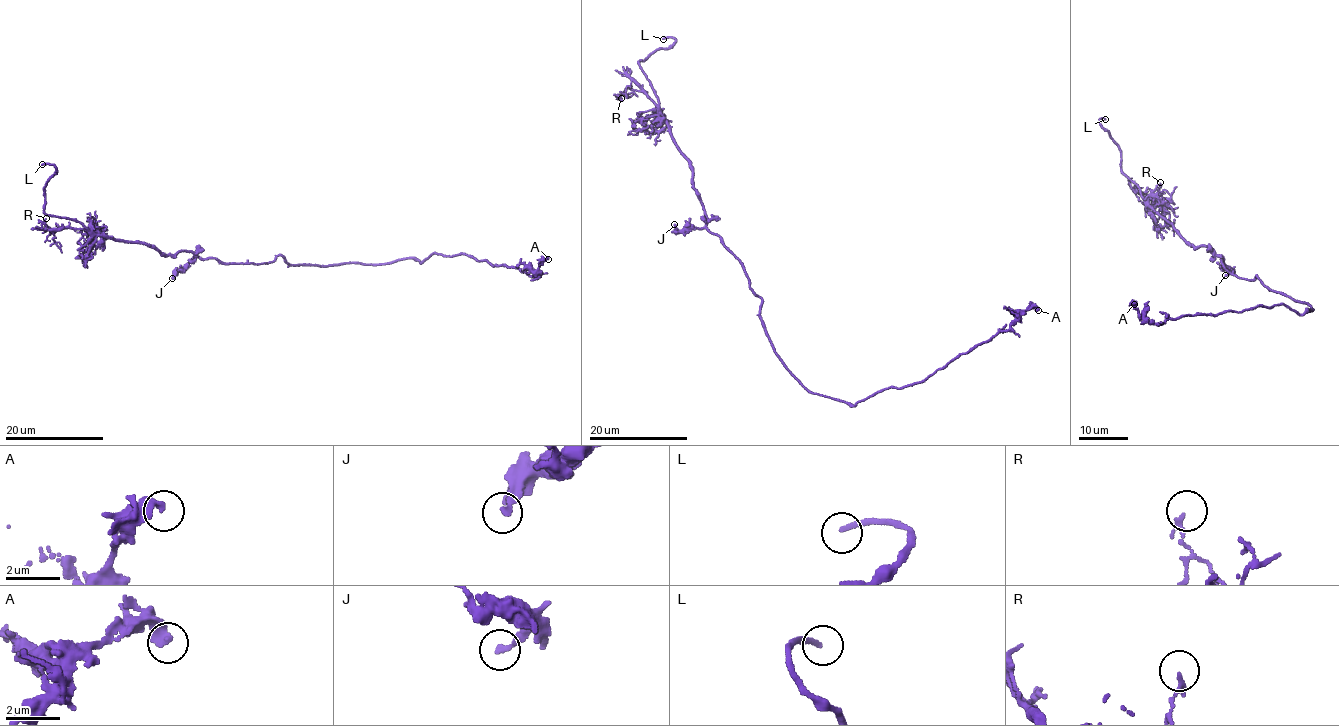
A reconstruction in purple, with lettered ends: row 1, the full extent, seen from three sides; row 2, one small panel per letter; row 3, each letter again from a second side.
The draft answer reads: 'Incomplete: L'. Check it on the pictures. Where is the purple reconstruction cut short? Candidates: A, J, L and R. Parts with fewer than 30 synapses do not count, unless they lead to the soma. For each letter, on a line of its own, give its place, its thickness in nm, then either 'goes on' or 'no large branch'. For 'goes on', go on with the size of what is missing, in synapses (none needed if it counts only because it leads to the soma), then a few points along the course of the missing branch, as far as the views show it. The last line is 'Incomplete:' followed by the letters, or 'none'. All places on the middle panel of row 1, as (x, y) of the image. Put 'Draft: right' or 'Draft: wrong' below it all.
A: place (1038, 310); calibre 320 nm; no large branch
J: place (674, 224); calibre 180 nm; no large branch
L: place (663, 39); calibre 200 nm; goes on
R: place (621, 98); calibre 150 nm; no large branch
Incomplete: L
Draft: right

